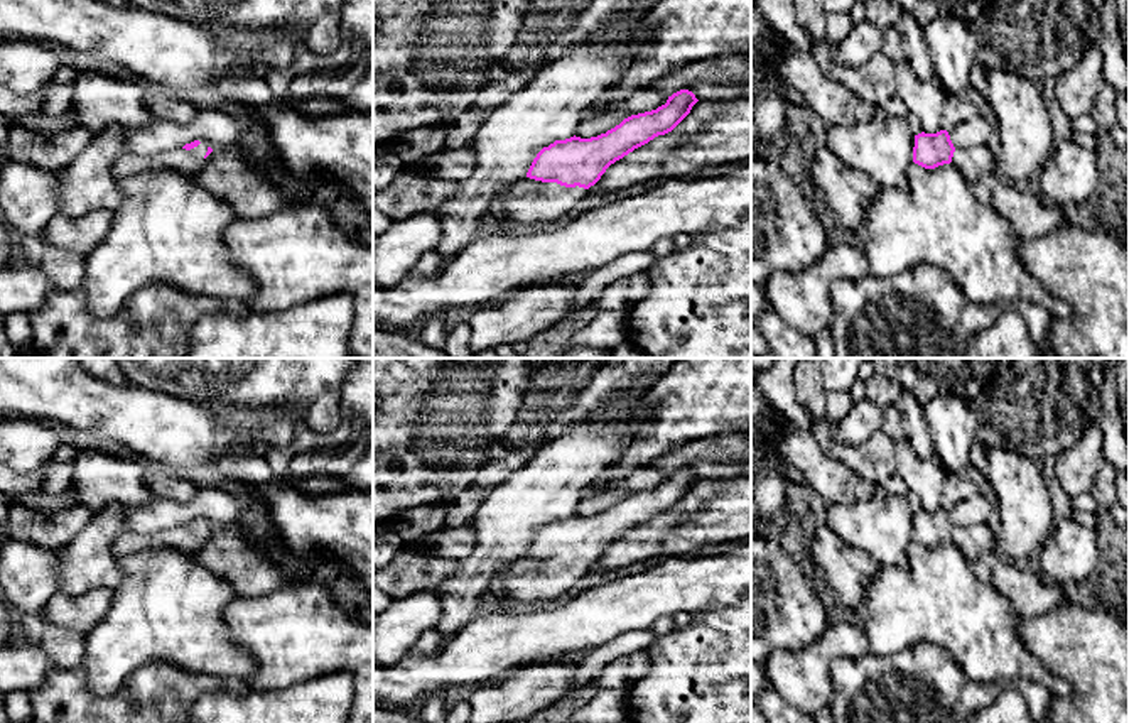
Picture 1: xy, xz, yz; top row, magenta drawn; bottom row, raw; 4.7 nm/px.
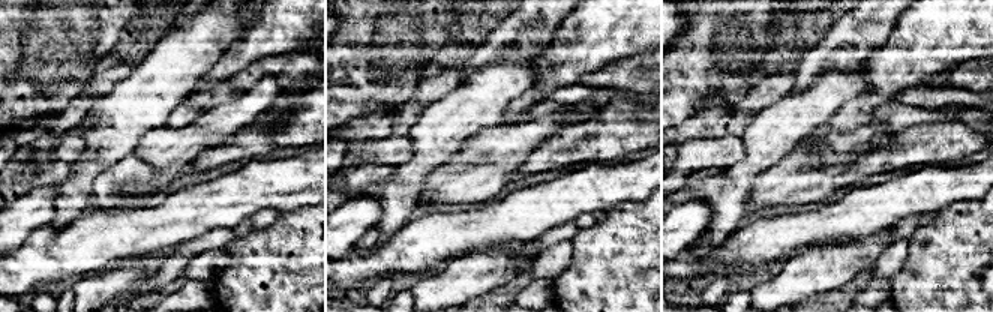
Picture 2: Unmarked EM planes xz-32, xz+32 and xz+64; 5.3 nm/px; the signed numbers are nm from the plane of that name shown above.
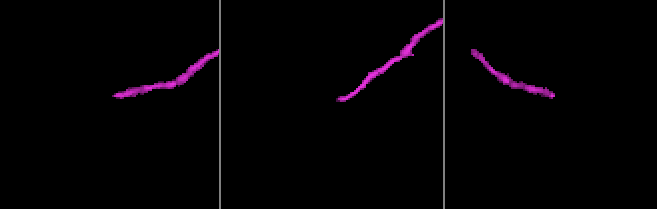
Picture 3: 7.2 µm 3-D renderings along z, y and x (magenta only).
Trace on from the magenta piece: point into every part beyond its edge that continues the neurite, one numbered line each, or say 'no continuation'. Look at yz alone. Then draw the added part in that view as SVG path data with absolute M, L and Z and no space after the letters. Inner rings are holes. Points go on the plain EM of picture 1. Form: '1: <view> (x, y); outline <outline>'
1: yz (977, 539); outline M972 524L955 527L952 541L964 557L972 563L974 559L994 551L996 534L987 524Z

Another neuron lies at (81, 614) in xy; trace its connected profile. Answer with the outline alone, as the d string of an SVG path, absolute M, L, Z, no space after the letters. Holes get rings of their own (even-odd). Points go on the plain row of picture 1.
M95 588L83 596L57 591L44 606L46 618L59 627L86 635L108 612L113 590Z

